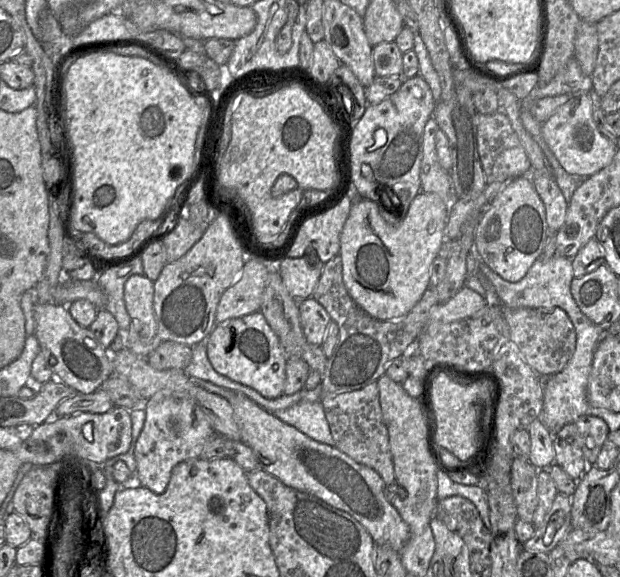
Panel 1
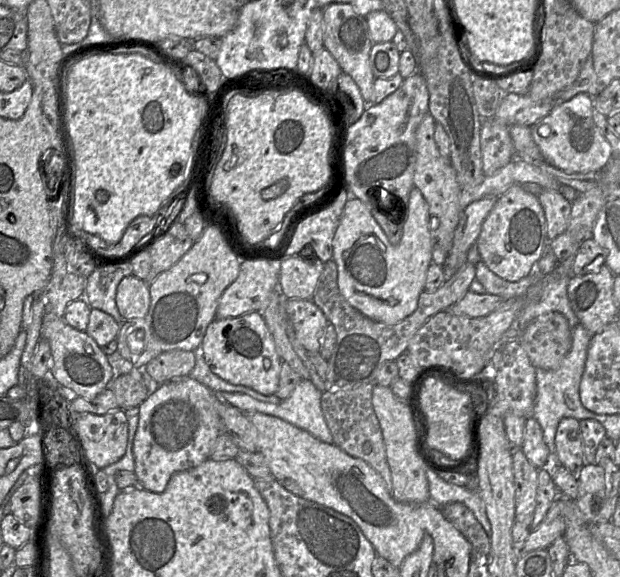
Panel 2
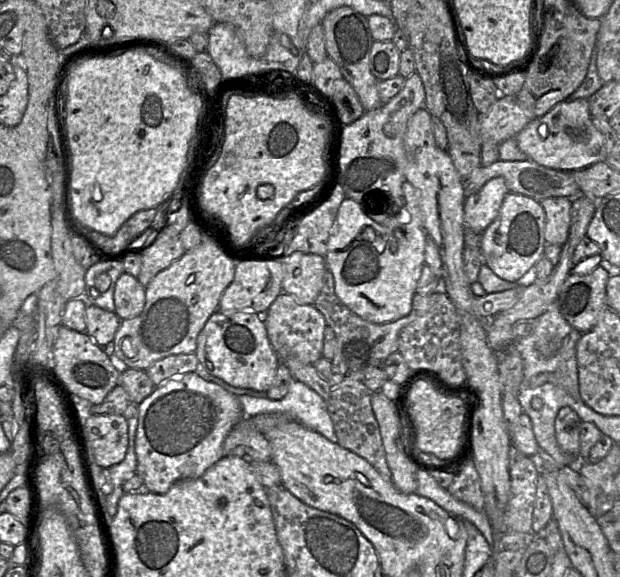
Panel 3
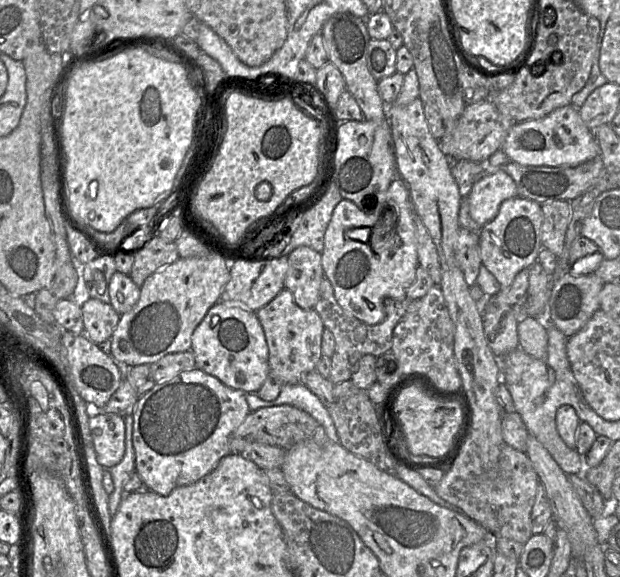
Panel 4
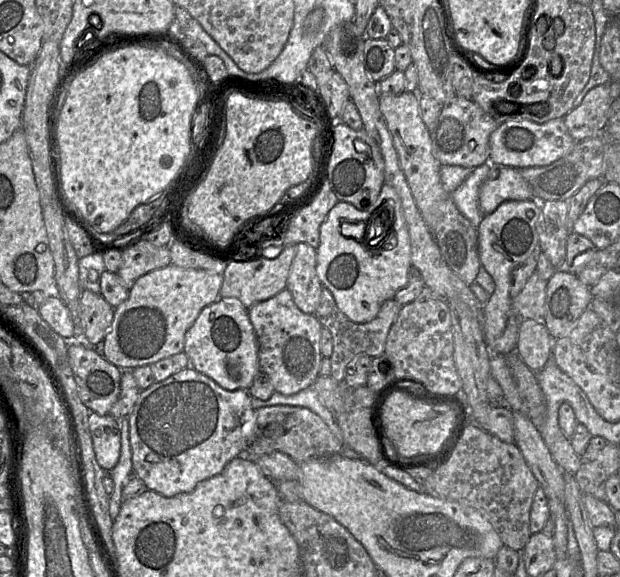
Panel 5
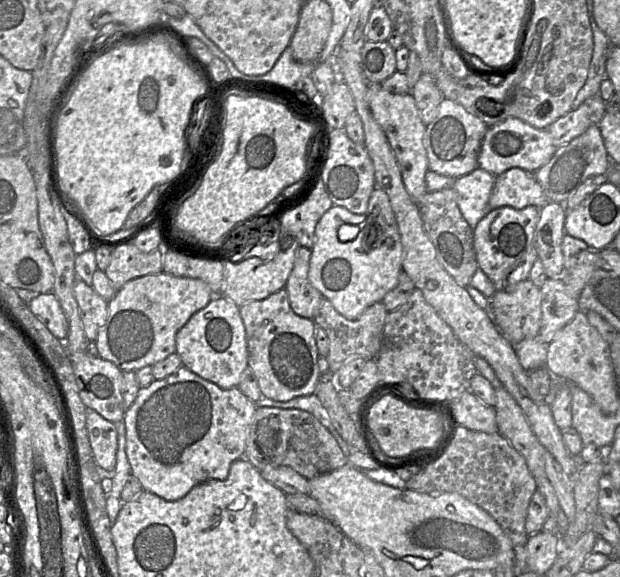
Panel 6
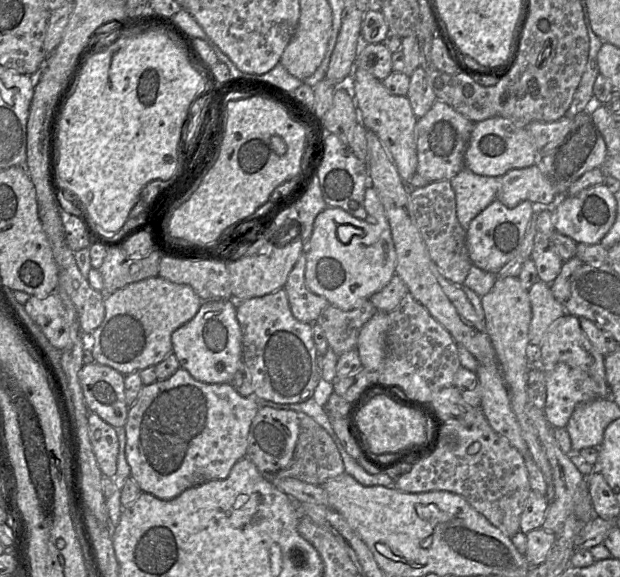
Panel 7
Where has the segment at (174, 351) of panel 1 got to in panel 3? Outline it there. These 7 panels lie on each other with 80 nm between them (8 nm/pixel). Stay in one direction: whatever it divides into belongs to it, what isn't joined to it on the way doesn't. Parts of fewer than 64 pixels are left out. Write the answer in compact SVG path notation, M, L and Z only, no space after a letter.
M194 353L170 355L153 363L145 370L155 387L170 378L195 372L199 361Z

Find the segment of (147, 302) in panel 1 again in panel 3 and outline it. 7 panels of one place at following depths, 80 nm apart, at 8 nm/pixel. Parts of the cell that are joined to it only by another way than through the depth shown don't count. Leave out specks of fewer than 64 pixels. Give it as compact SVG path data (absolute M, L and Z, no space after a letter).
M126 272L116 281L114 289L115 313L121 320L135 318L145 306L145 287Z

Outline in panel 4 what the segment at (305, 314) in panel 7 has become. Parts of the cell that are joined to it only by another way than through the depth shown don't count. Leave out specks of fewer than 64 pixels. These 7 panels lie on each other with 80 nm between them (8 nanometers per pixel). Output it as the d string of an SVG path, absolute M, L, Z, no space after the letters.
M299 246L288 255L284 288L292 293L300 308L314 309L324 277L321 253L310 247Z

